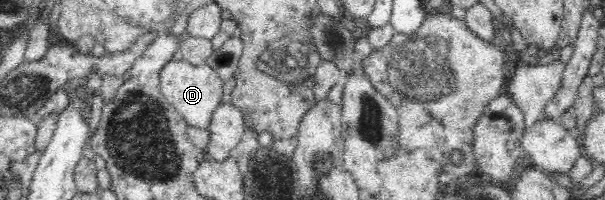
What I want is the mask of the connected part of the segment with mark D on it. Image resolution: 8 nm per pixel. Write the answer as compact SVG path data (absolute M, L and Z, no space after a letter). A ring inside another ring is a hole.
M170 59L159 71L160 89L173 109L188 125L208 129L211 115L222 101L224 81L217 71L206 63L192 64L184 59Z

